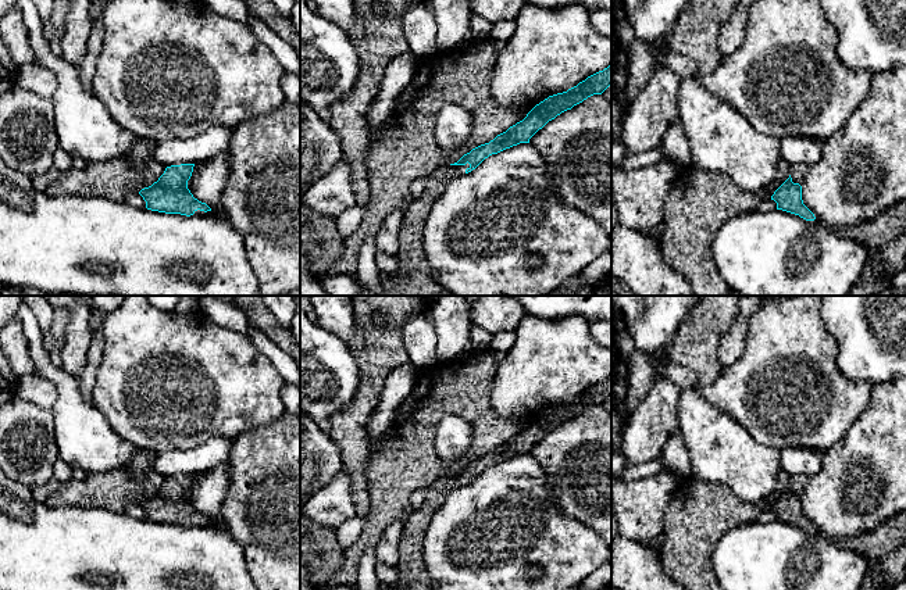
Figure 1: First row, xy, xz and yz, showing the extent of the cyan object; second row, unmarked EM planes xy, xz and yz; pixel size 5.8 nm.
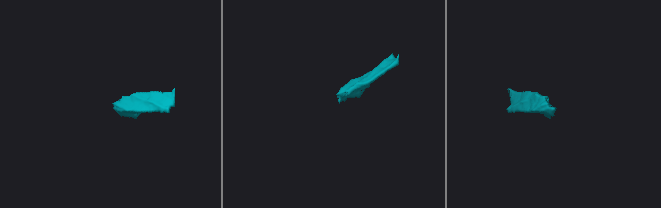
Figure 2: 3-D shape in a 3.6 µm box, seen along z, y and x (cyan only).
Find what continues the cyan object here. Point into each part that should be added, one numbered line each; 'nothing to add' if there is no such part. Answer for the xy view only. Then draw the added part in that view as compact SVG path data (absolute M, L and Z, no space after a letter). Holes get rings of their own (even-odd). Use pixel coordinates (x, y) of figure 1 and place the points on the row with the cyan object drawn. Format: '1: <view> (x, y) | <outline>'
nothing to add

